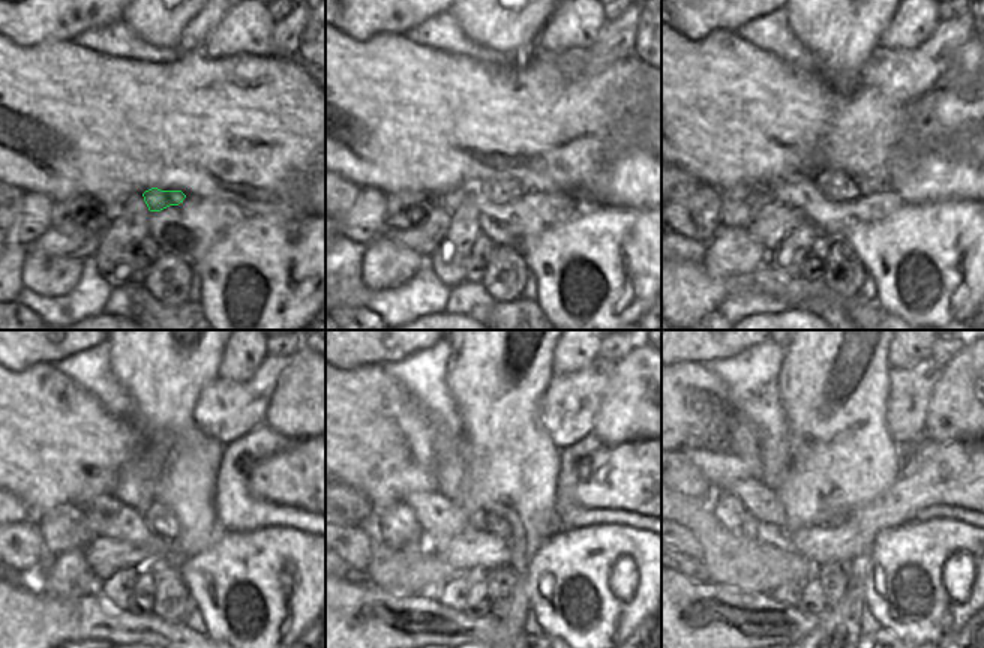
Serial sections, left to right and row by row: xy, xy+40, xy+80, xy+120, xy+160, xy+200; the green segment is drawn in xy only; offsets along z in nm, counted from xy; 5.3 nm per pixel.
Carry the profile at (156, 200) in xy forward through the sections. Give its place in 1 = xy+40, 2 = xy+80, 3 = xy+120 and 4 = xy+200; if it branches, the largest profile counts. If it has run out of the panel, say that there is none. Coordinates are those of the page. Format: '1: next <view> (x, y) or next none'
1: next xy+40 (500, 189)
2: next xy+80 (833, 183)
3: next xy+120 (159, 518)
4: next xy+200 (834, 516)

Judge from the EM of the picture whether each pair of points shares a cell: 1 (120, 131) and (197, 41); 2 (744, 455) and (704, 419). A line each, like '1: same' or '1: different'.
1: different
2: same

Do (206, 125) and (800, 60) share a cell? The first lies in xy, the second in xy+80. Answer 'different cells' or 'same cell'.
different cells

